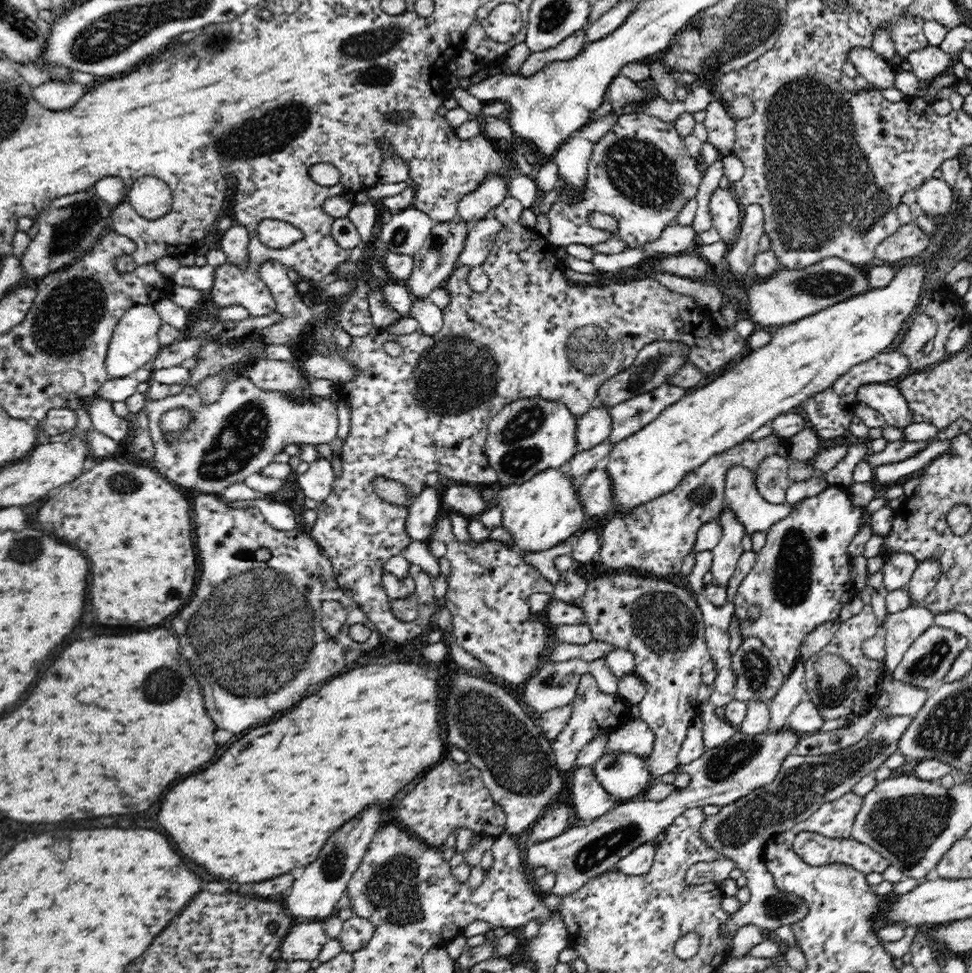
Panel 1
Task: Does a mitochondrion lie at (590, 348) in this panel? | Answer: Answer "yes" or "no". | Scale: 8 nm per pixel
yes

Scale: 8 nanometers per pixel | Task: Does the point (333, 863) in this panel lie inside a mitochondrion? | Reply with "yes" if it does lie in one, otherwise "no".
yes

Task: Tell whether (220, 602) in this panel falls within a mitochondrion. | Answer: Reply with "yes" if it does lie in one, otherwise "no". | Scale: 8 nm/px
yes

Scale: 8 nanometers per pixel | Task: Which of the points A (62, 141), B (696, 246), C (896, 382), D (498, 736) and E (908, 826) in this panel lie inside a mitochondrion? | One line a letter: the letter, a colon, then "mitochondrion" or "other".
A: other
B: other
C: other
D: mitochondrion
E: mitochondrion

